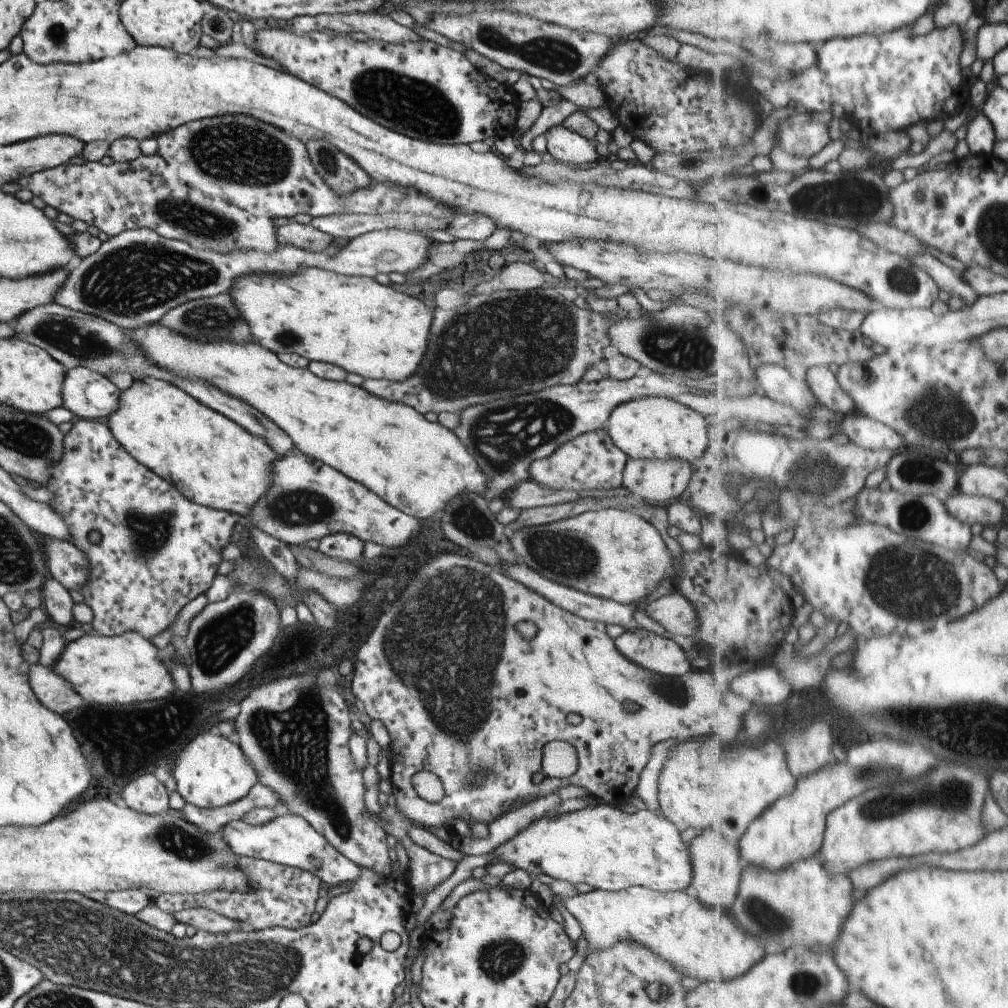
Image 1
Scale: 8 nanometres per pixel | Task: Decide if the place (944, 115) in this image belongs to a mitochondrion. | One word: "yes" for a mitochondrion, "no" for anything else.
no

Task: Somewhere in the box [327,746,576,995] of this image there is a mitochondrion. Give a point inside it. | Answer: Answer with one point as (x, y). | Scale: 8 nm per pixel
(499, 959)

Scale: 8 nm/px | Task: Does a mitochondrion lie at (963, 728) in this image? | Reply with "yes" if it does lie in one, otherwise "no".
yes

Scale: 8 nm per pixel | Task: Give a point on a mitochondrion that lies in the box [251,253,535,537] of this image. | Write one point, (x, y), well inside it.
(293, 507)

